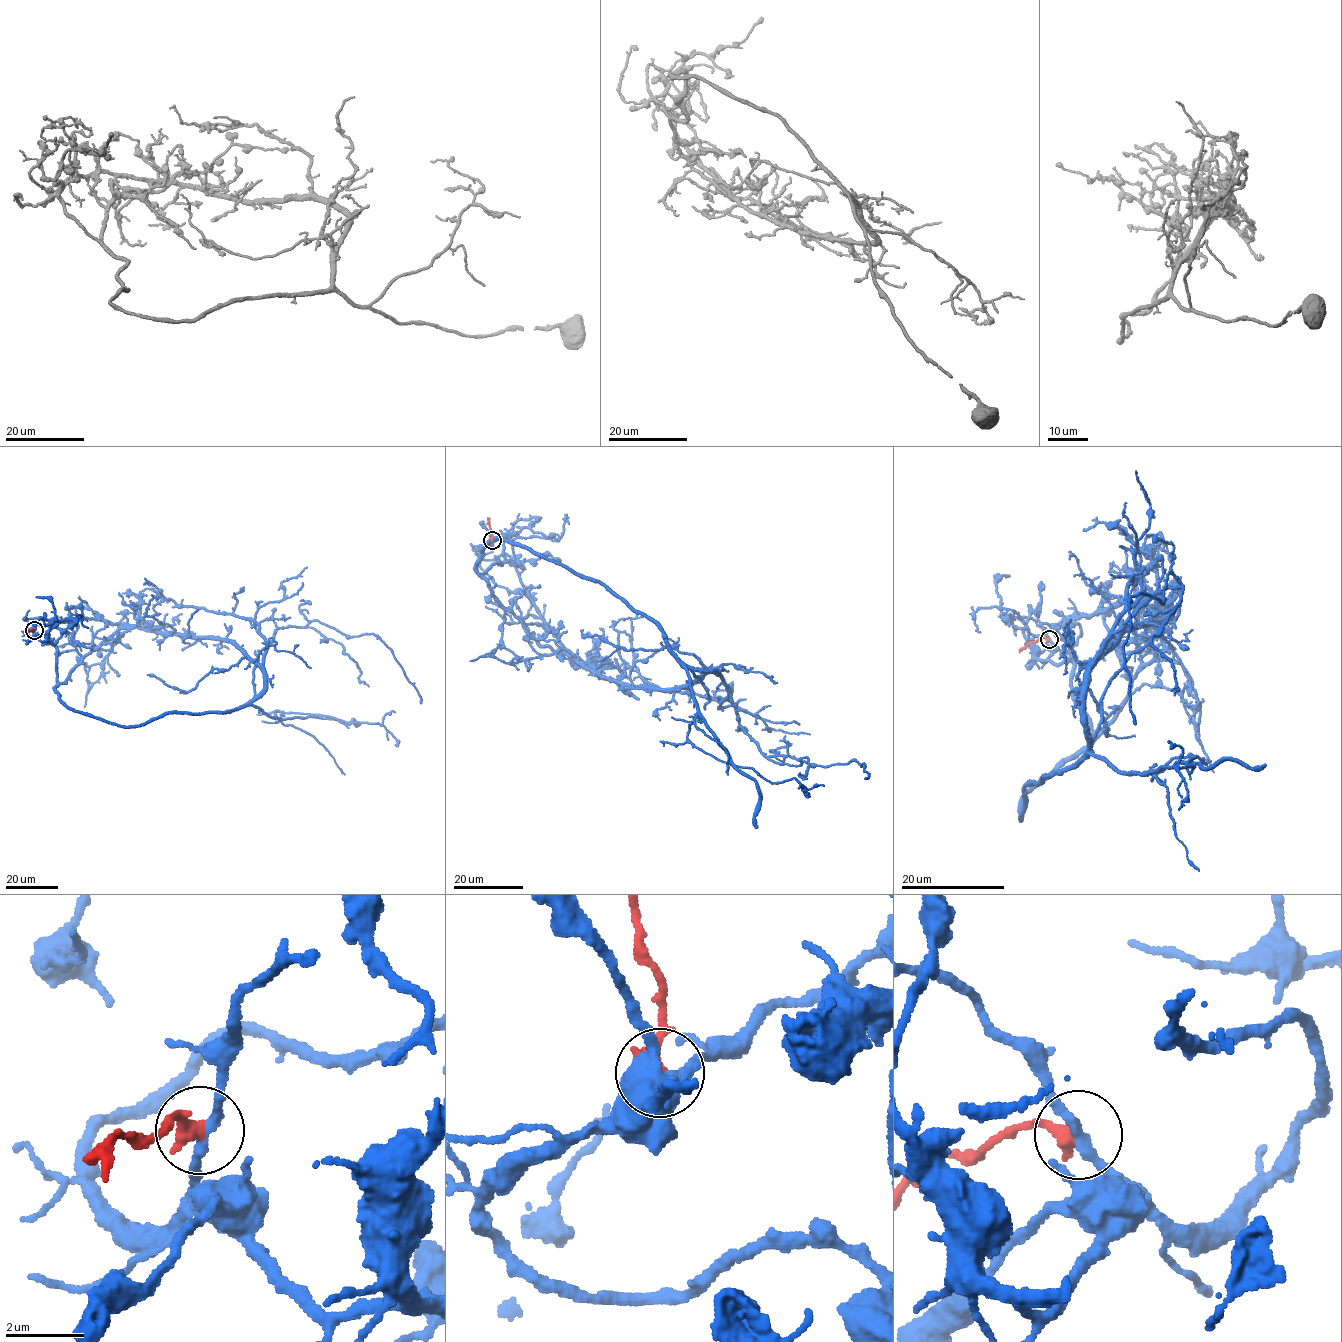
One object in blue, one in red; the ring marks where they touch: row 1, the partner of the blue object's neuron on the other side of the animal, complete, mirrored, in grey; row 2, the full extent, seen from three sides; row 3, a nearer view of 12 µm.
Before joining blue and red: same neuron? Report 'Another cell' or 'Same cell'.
Another cell

